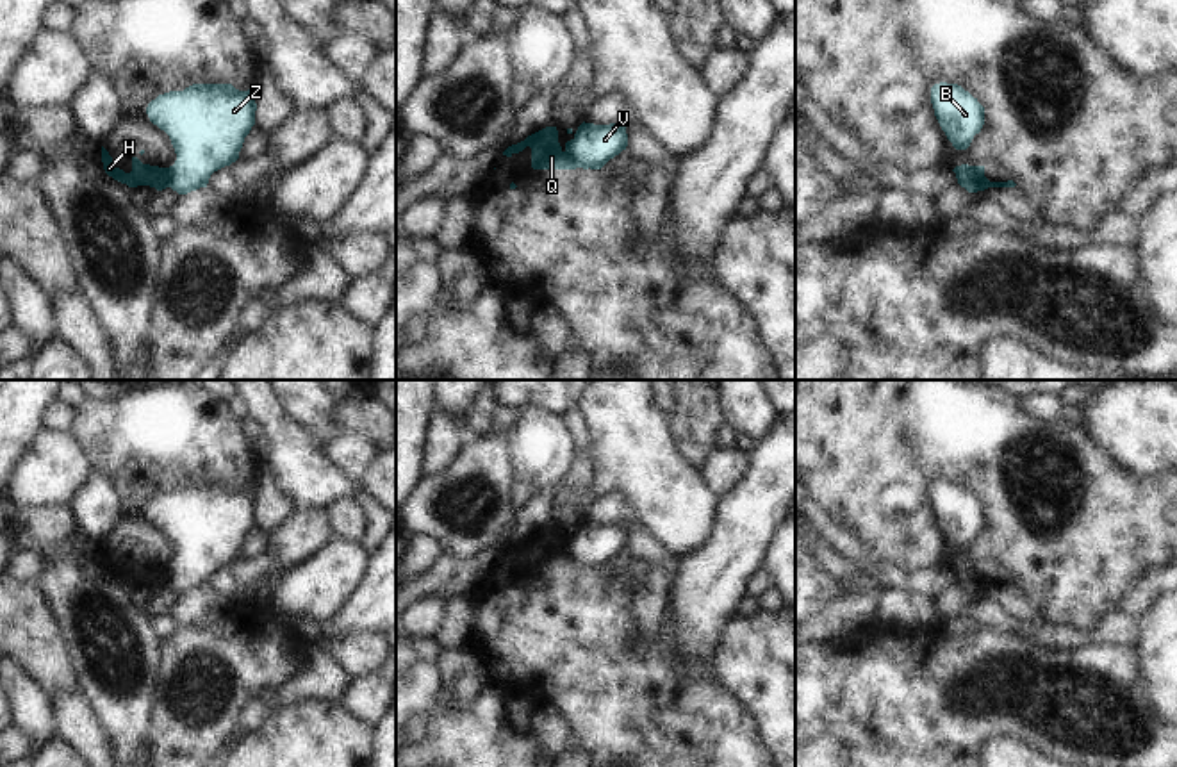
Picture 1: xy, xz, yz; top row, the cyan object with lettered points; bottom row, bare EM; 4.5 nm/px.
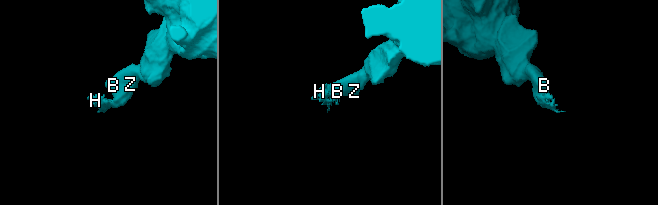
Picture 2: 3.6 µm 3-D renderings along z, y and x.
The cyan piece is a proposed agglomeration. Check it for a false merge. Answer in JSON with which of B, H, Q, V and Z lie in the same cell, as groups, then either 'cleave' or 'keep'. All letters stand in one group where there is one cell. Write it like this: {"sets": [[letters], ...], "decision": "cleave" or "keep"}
{"sets": [["B", "V", "Z"], ["H", "Q"]], "decision": "cleave"}

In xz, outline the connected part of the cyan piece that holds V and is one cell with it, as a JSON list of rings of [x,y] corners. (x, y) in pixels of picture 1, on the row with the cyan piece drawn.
[[[581,123],[574,134],[572,155],[590,169],[601,169],[628,146],[626,127],[621,123]]]

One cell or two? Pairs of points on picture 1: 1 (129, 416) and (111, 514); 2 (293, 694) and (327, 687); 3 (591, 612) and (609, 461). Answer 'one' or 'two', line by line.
1: two
2: one
3: two

